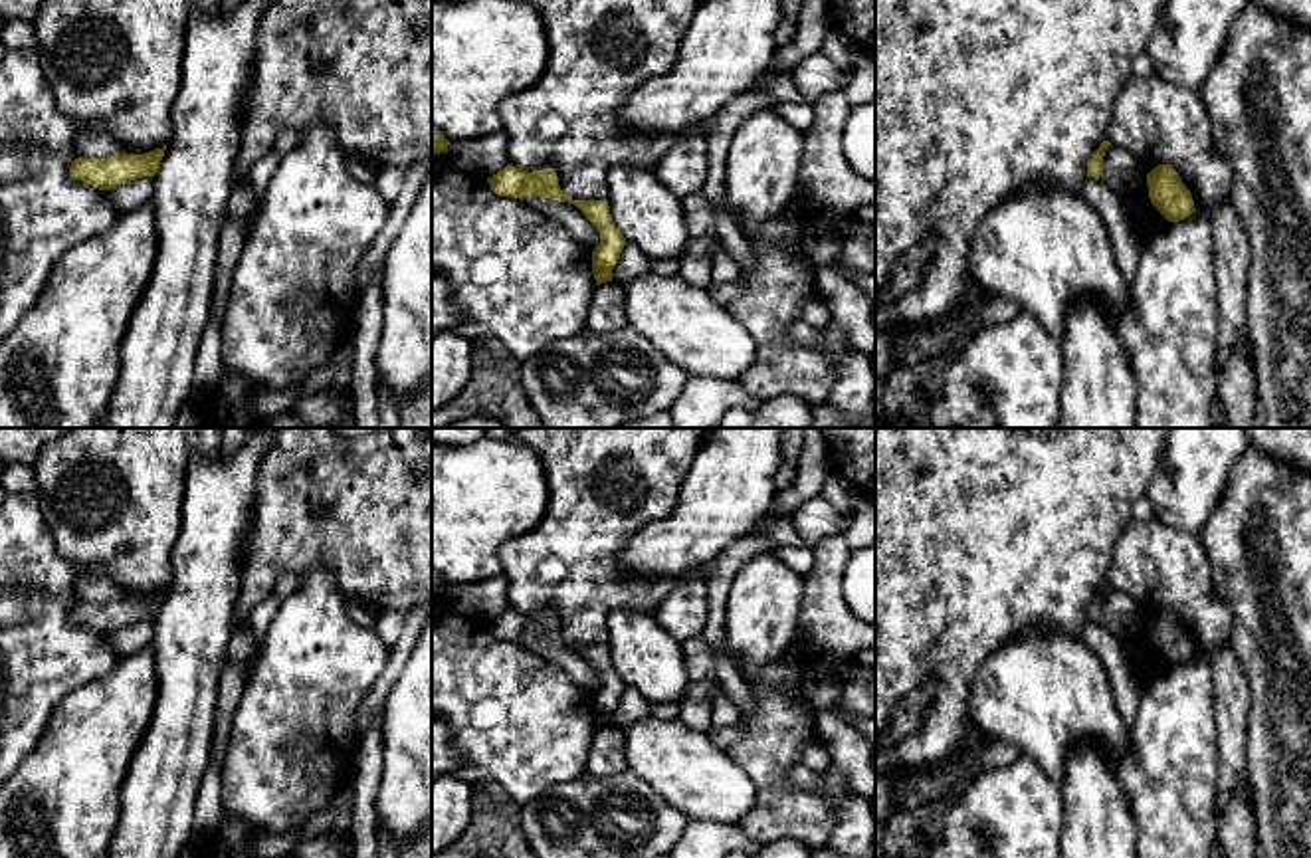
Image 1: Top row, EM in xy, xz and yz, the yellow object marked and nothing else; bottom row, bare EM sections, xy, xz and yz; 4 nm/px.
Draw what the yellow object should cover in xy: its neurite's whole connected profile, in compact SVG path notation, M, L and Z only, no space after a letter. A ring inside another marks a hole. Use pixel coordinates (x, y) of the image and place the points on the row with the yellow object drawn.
M166 145L145 155L115 155L107 159L75 159L69 172L75 180L87 182L99 190L111 190L131 180L152 178L164 157Z

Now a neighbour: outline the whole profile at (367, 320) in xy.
M384 260L376 264L364 291L356 297L347 341L354 351L351 392L354 396L354 428L378 428L374 355L384 327Z

